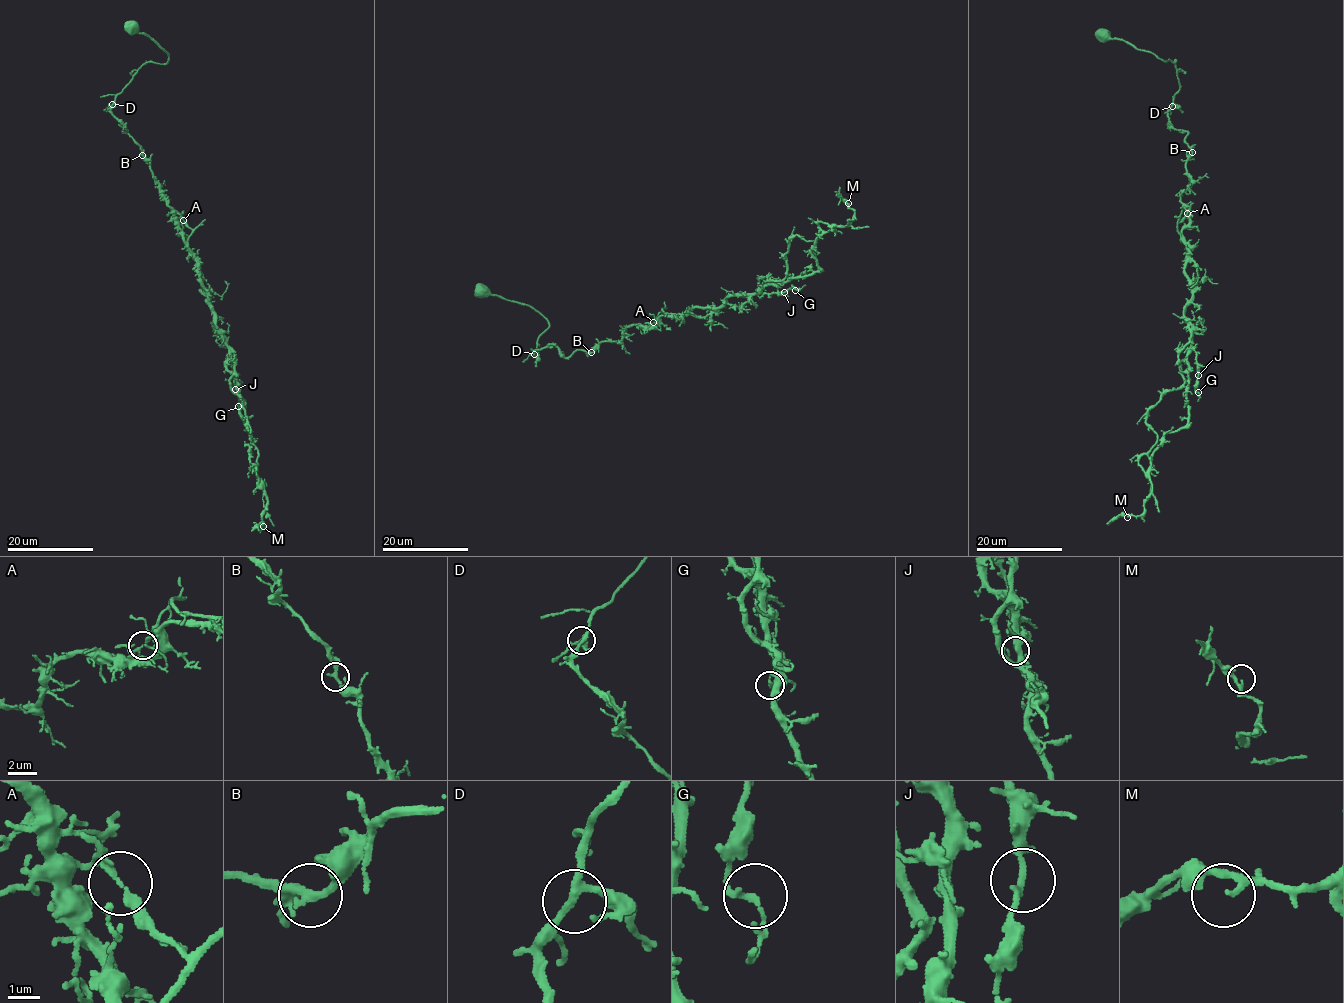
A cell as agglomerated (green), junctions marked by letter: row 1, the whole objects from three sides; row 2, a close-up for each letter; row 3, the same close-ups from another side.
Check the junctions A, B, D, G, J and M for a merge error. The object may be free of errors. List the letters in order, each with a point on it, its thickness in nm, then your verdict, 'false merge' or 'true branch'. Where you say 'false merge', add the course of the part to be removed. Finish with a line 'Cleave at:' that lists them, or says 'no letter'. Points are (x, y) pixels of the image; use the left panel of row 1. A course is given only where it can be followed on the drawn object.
A: (183, 220) | 170 nm | false merge | (183, 220), (228, 350), (239, 415), (251, 437), (251, 468), (267, 500), (265, 526), (251, 530)
B: (142, 155) | 220 nm | true branch
D: (112, 104) | 200 nm | true branch
G: (238, 406) | 160 nm | true branch
J: (235, 389) | 150 nm | true branch
M: (263, 526) | 170 nm | true branch
Cleave at: A

